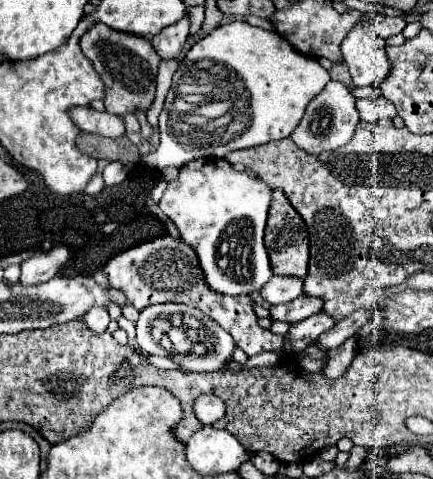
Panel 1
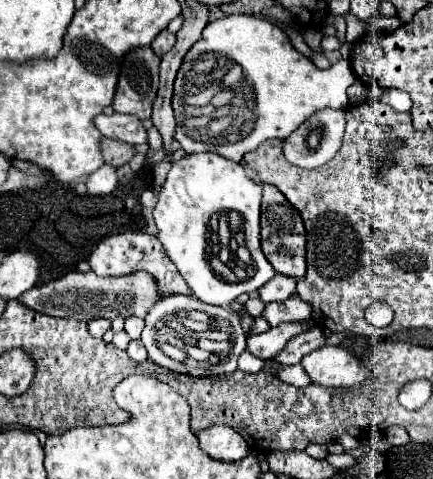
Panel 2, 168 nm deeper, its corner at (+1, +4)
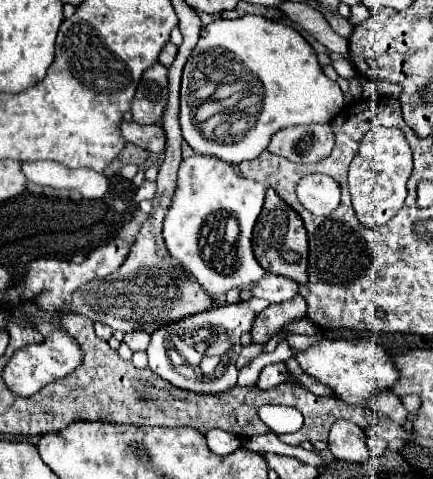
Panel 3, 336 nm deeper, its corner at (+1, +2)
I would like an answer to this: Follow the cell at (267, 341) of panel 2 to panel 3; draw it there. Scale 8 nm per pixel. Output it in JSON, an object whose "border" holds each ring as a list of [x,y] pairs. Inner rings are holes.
{"border":[[[251,342],[251,344],[243,346],[243,350],[241,350],[239,358],[237,358],[239,368],[241,368],[241,366],[245,366],[247,362],[251,362],[253,358],[257,358],[261,352],[263,352],[263,344],[255,344],[255,342]]]}

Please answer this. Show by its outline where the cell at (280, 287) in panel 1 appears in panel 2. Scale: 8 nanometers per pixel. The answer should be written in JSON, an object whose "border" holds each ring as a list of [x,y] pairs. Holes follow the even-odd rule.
{"border":[[[275,274],[265,286],[261,286],[259,290],[259,298],[267,304],[267,302],[275,302],[275,300],[287,300],[289,296],[295,294],[295,278],[283,276],[283,274]]]}

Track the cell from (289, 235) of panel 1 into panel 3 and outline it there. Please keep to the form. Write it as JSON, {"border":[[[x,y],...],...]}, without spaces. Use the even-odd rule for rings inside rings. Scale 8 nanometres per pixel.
{"border":[[[273,188],[267,190],[265,196],[265,206],[261,216],[257,218],[255,230],[253,230],[253,252],[259,264],[271,272],[271,274],[281,274],[287,276],[299,284],[307,282],[307,232],[303,228],[301,216],[285,204]]]}

